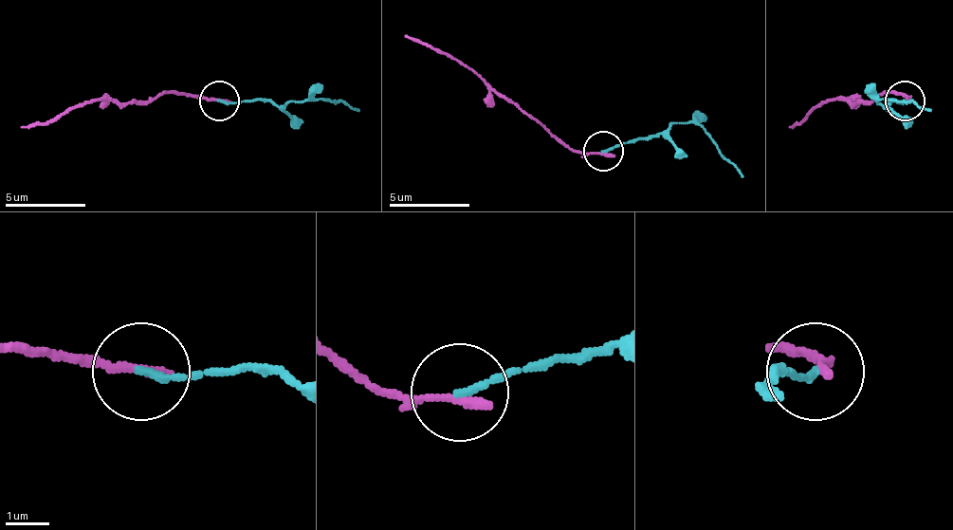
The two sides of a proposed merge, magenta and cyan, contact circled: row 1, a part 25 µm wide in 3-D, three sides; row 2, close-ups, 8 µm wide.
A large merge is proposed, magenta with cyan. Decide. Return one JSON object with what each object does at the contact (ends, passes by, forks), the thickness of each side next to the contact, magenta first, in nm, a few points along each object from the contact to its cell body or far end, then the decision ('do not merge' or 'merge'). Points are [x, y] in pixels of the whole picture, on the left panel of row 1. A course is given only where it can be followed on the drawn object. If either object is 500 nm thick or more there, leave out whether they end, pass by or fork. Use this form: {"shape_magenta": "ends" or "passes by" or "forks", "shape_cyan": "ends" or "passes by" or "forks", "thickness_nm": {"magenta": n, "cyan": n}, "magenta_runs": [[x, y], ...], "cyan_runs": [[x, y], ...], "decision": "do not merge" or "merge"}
{"shape_magenta": "ends", "shape_cyan": "ends", "thickness_nm": {"magenta": 240, "cyan": 160}, "magenta_runs": [[218, 100], [177, 92], [114, 103], [85, 100], [22, 128]], "cyan_runs": [[218, 100], [342, 100], [357, 112]], "decision": "do not merge"}

